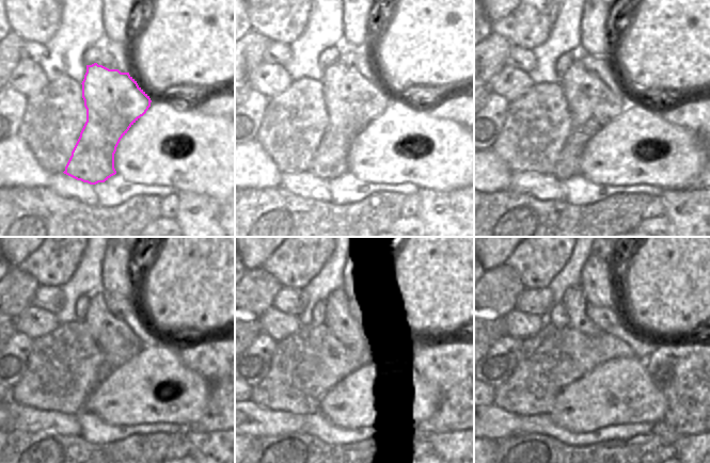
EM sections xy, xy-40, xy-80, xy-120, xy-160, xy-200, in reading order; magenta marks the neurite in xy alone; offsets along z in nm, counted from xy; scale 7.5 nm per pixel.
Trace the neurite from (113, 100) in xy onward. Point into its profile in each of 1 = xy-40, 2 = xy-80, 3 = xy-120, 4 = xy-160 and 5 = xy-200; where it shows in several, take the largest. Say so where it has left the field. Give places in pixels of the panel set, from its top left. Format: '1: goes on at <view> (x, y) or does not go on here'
1: goes on at xy-40 (352, 101)
2: goes on at xy-80 (592, 105)
3: goes on at xy-120 (117, 342)
4: goes on at xy-160 (347, 330)
5: goes on at xy-200 (573, 300)

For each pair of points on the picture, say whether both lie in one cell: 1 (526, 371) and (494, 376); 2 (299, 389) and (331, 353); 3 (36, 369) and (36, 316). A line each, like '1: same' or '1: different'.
1: different
2: same
3: different

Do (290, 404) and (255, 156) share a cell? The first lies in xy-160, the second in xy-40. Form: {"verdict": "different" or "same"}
{"verdict": "different"}

